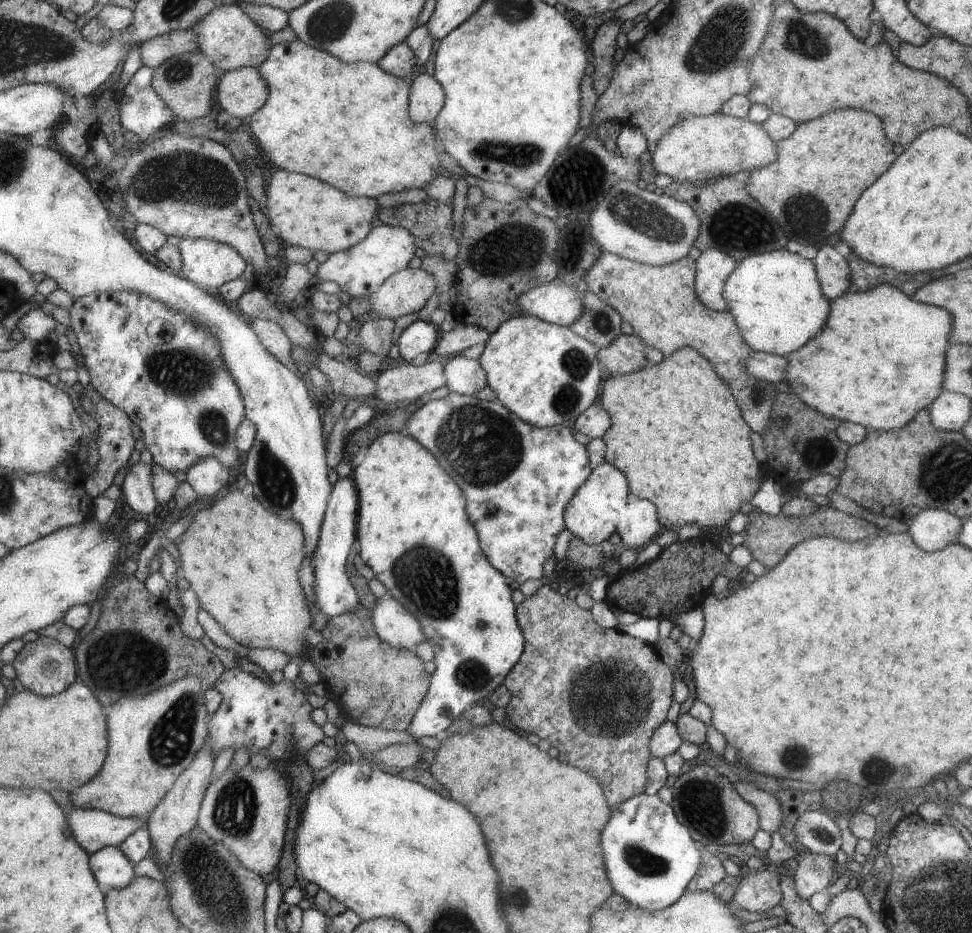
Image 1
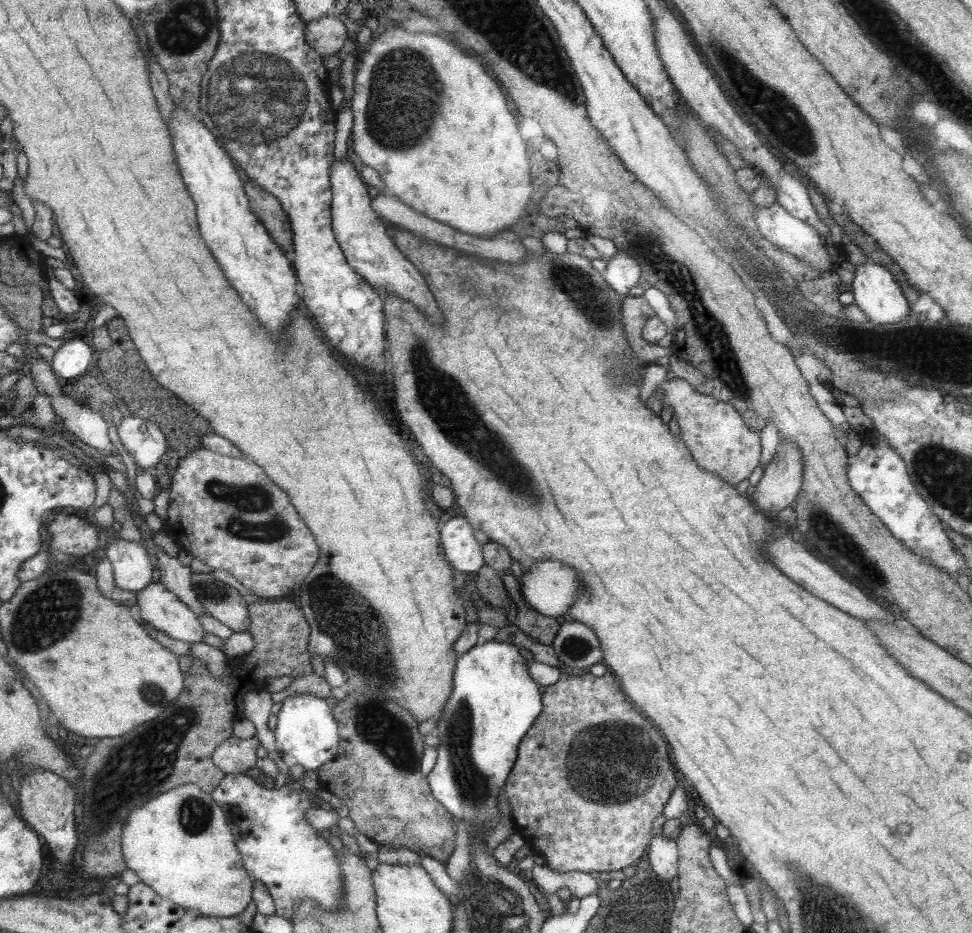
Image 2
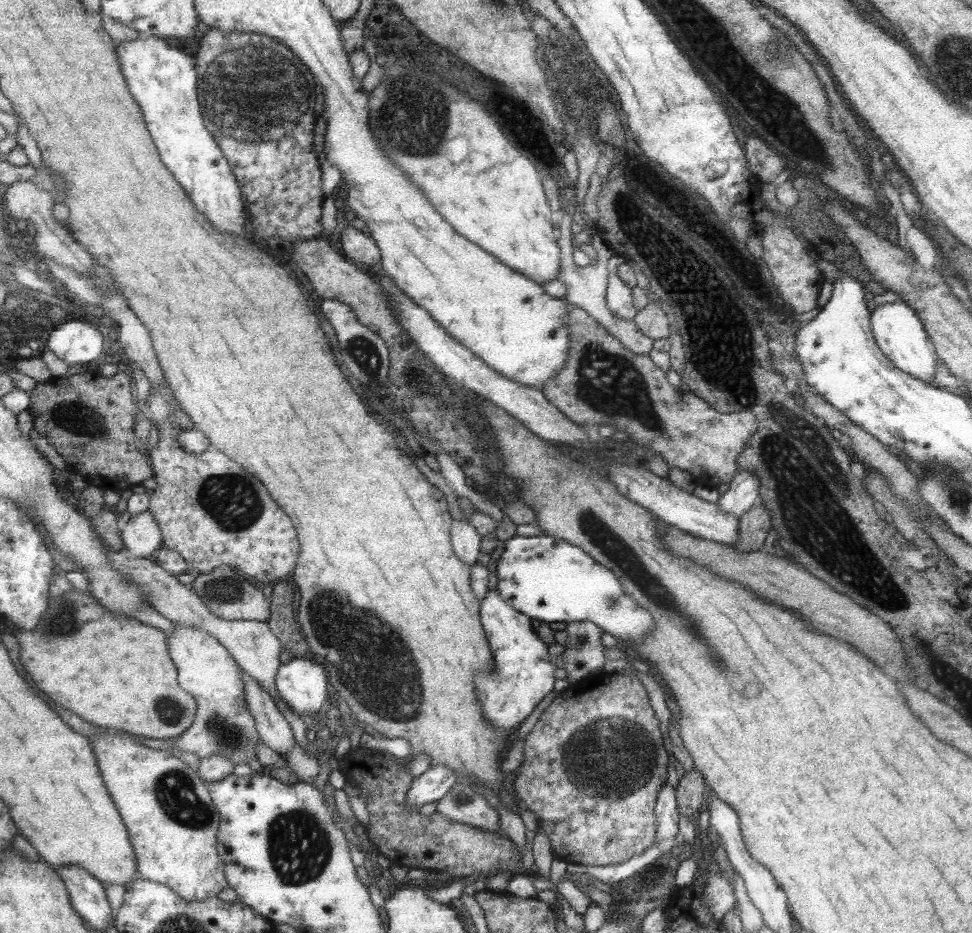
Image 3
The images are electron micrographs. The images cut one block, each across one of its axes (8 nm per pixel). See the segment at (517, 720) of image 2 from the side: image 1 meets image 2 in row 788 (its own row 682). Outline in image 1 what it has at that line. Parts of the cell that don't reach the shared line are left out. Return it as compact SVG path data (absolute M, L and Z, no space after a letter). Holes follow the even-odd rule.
M388 432L376 438L368 446L368 451L362 464L353 471L352 476L358 490L360 490L360 498L362 498L361 508L358 510L359 555L362 561L374 571L375 578L378 578L388 588L388 594L394 596L414 617L418 616L418 620L422 620L426 624L426 642L434 650L433 662L436 664L436 670L430 678L429 693L425 697L425 700L422 700L420 710L414 716L413 722L405 732L408 732L412 738L416 738L416 741L424 737L442 737L446 728L450 728L454 724L454 720L458 720L458 716L461 716L471 706L481 704L499 686L505 684L506 676L521 661L525 639L522 635L521 626L518 626L519 623L516 622L517 608L514 608L514 602L512 602L512 590L510 590L504 574L493 568L493 564L490 564L489 558L485 556L484 550L481 549L480 537L474 526L469 522L468 514L466 514L466 498L462 490L458 488L458 484L446 473L445 468L441 468L441 464L437 458L424 445L414 440L413 437L403 432Z

